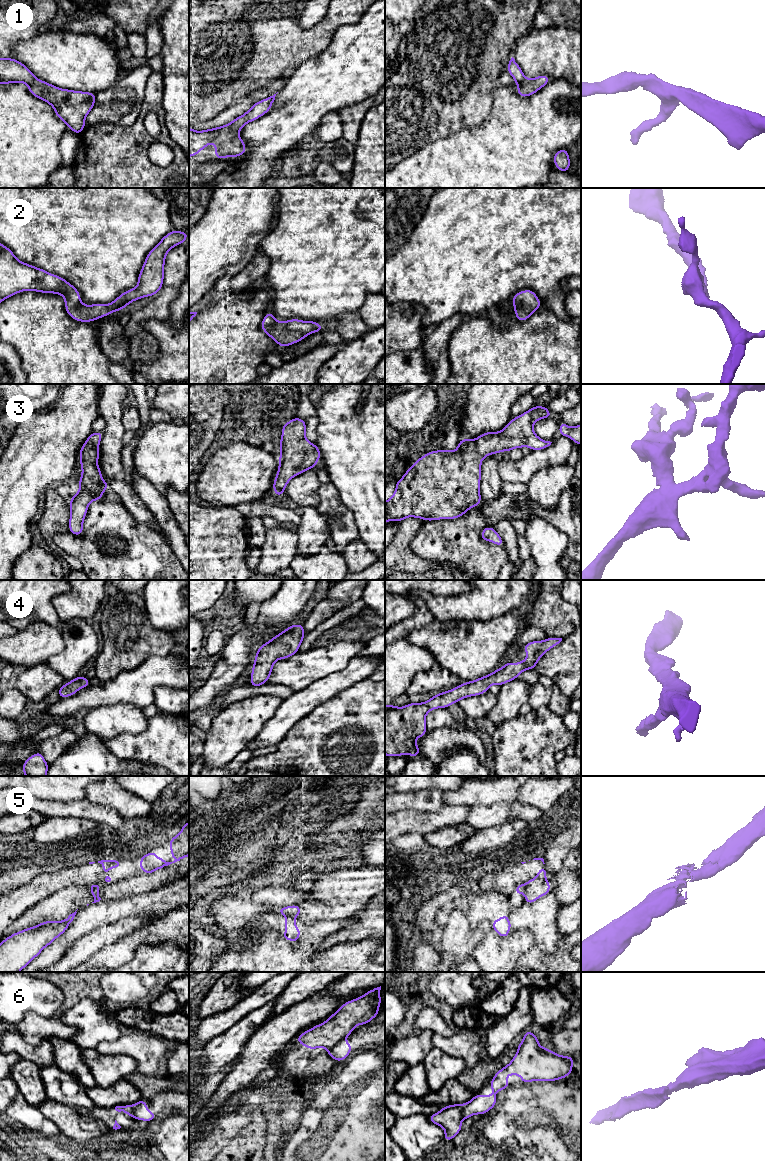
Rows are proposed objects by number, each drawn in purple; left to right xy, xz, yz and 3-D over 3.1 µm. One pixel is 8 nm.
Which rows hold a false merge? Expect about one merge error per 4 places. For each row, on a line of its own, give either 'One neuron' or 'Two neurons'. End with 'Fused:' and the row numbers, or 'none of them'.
1: One neuron
2: One neuron
3: One neuron
4: One neuron
5: Two neurons
6: Two neurons
Fused: 5, 6

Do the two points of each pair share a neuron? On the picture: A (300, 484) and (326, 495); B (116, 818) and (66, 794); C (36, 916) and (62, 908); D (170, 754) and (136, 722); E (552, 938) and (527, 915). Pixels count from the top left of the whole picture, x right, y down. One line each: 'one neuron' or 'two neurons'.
A: two neurons
B: two neurons
C: one neuron
D: two neurons
E: one neuron

